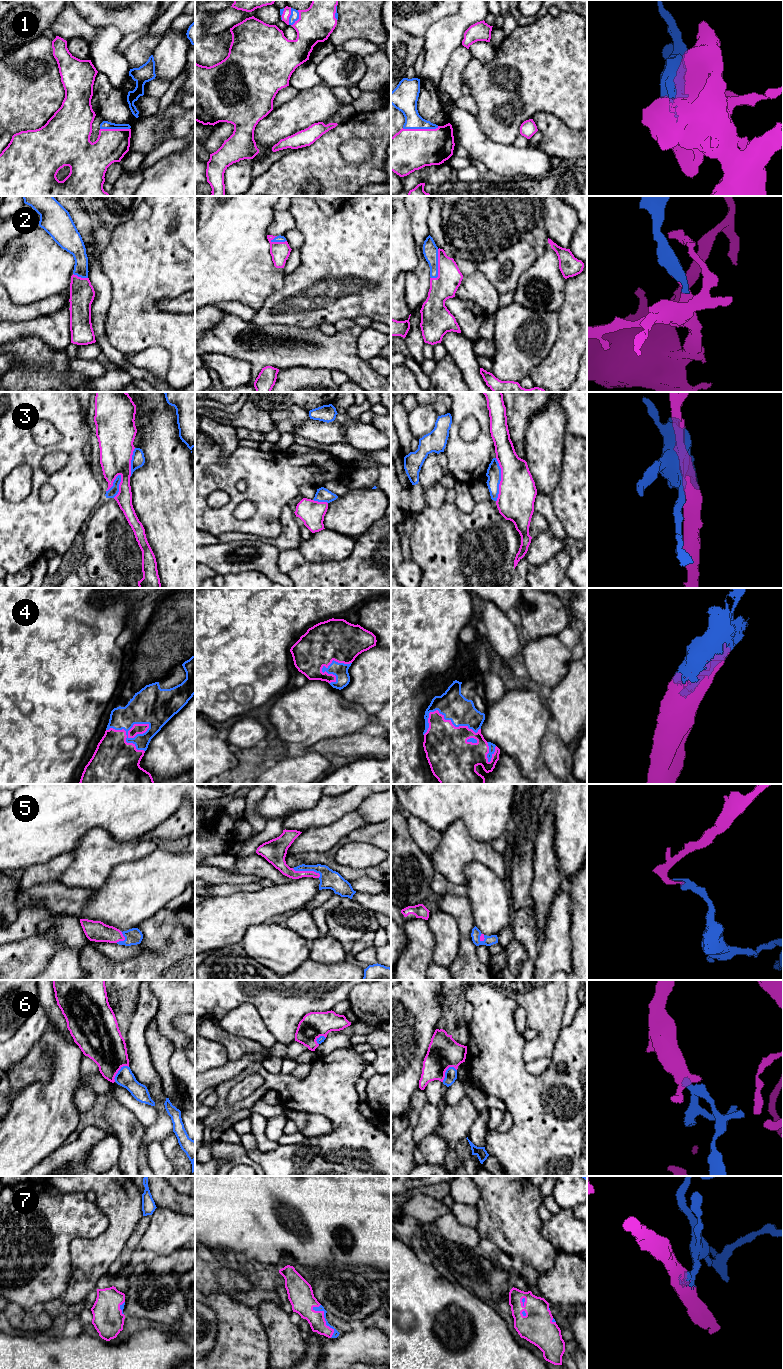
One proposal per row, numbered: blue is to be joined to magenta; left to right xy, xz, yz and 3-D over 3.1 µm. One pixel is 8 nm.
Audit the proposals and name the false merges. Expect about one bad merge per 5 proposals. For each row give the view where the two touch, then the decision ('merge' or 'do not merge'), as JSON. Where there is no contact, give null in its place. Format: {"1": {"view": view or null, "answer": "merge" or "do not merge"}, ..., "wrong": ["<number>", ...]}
{"1": {"view": "yz", "answer": "merge"}, "2": {"view": "yz", "answer": "merge"}, "3": {"view": "yz", "answer": "do not merge"}, "4": {"view": "xy", "answer": "merge"}, "5": {"view": "xz", "answer": "merge"}, "6": {"view": "xy", "answer": "merge"}, "7": {"view": "xz", "answer": "merge"}, "wrong": ["3"]}

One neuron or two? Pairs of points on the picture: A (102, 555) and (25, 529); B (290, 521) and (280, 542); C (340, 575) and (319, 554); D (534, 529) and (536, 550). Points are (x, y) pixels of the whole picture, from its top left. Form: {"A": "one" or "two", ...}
{"A": "two", "B": "one", "C": "two", "D": "two"}

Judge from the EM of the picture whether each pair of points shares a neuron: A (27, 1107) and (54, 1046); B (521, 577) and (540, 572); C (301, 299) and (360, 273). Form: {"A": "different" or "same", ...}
{"A": "same", "B": "different", "C": "same"}

